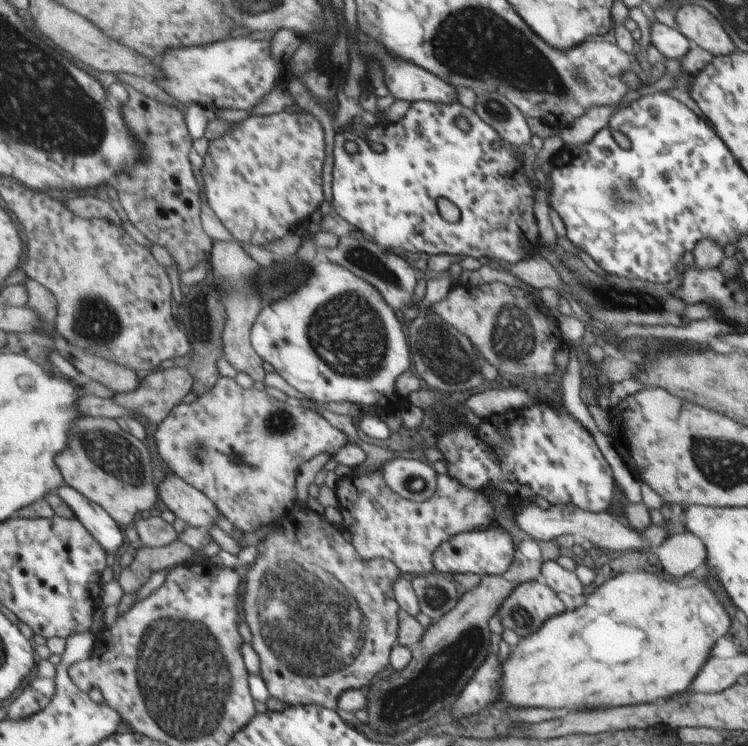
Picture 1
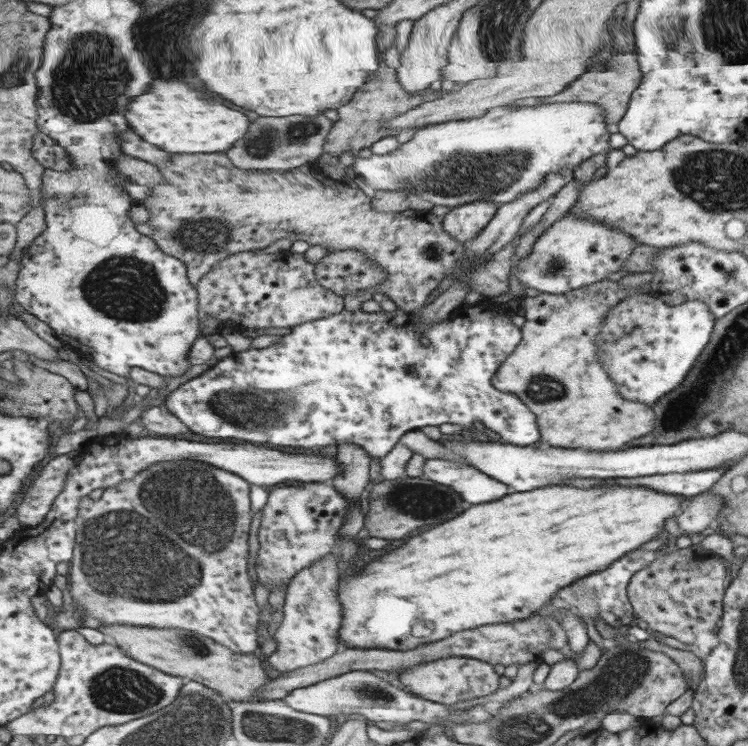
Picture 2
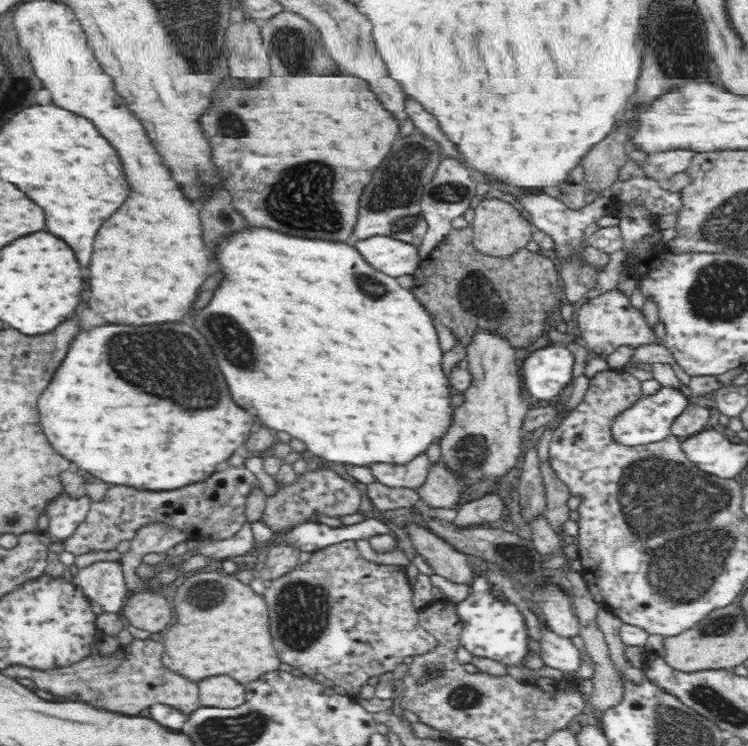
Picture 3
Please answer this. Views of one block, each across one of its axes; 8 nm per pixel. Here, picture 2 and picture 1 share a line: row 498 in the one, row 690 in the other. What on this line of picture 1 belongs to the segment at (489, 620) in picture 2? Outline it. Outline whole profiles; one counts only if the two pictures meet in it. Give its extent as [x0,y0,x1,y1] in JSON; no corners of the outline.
[499,570,730,713]

